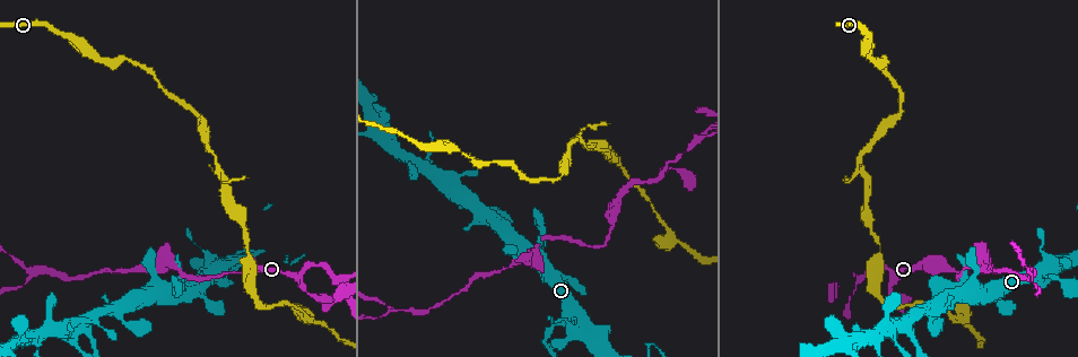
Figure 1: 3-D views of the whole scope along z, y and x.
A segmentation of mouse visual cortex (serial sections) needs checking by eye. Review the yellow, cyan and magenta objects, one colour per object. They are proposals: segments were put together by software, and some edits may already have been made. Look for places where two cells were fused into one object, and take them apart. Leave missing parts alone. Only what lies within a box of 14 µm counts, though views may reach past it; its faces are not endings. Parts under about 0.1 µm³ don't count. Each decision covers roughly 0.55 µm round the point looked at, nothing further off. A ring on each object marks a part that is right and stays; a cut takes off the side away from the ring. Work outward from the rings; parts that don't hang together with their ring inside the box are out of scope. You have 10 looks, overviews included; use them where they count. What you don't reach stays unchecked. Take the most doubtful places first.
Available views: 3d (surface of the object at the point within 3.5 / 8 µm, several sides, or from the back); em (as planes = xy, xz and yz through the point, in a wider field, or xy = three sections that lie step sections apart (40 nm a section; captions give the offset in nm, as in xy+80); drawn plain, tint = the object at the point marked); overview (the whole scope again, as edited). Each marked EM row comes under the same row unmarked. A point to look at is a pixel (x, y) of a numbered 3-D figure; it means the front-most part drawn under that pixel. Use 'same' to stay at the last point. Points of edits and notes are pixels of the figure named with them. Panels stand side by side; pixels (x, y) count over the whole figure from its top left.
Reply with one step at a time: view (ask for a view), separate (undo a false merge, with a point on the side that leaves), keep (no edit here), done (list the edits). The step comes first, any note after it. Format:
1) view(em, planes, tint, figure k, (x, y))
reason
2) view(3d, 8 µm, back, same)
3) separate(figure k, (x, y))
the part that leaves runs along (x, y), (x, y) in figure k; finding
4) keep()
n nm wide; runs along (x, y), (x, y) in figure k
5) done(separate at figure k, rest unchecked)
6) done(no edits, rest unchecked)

view(3d, 3.5 µm, figure 1, (534, 258))
abrupt turn

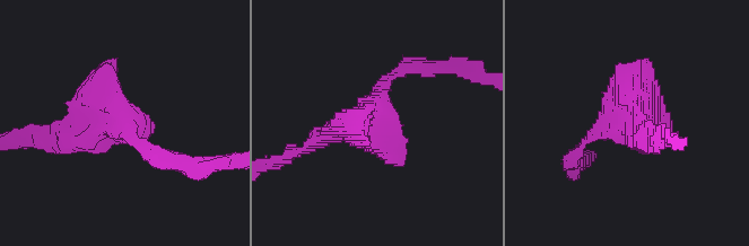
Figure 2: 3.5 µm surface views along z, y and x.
view(em, xy, step 5, tint, figure 2, (109, 122))

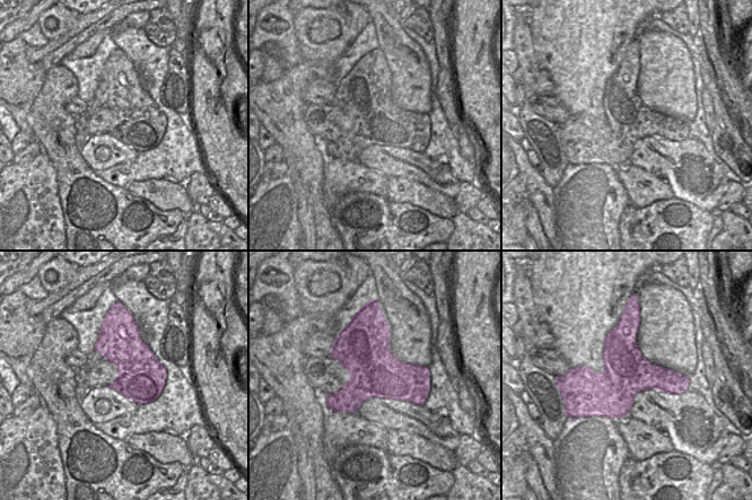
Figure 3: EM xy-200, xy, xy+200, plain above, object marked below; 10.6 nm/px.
view(em, xy, step 2, tint, same)
cut it another way

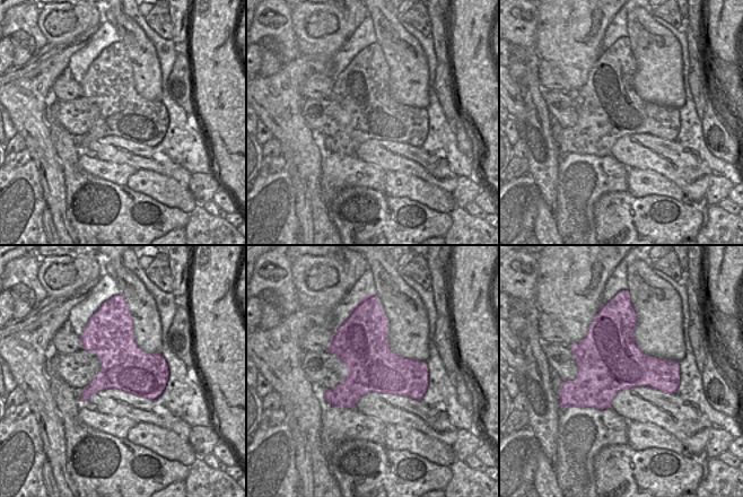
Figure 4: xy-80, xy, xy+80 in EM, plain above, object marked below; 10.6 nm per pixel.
keep()
550 nm wide; runs along (401, 70), (359, 128), (301, 151) in figure 2; all the same cell

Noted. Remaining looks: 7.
view(3d, 8 µm, figure 1, (33, 275))
three arms meet

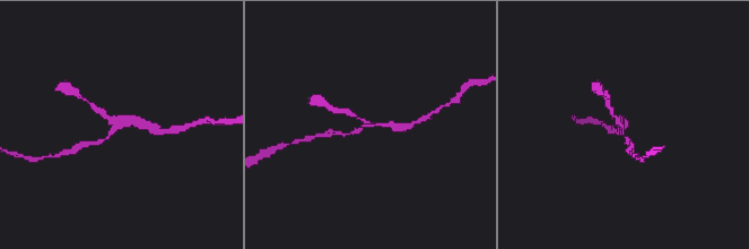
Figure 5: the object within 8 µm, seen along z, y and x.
view(3d, 3.5 µm, figure 5, (373, 124))

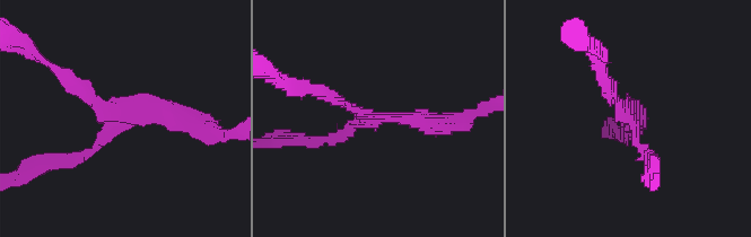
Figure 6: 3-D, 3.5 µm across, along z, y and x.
keep()
3 arms; runs along (198, 125), (115, 119), (63, 77) in figure 6; all the same cell

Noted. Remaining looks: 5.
view(3d, 3.5 µm, figure 1, (699, 140))
branch point

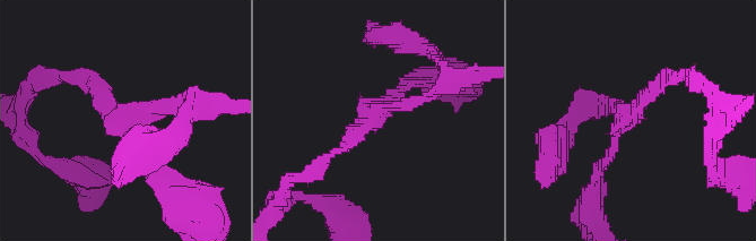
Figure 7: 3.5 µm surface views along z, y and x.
view(em, xy, step 3, tint, figure 7, (374, 113))
3 arms; arms of 150, 150, 200 nm

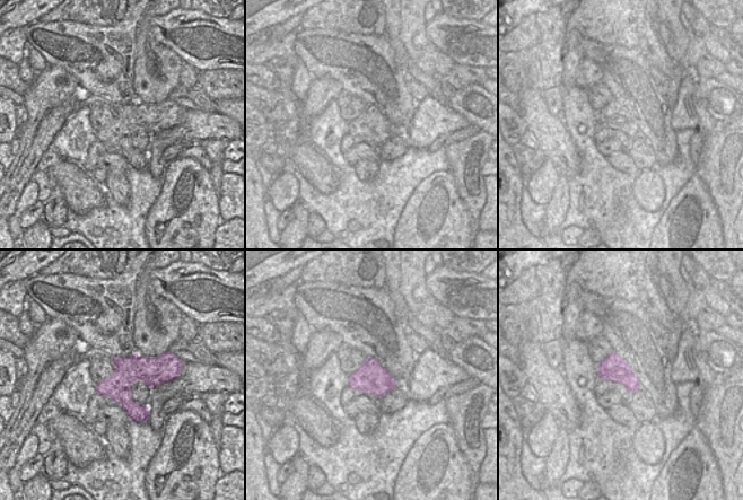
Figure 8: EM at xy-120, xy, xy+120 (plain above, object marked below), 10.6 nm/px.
view(em, xy, step 2, tint, same)

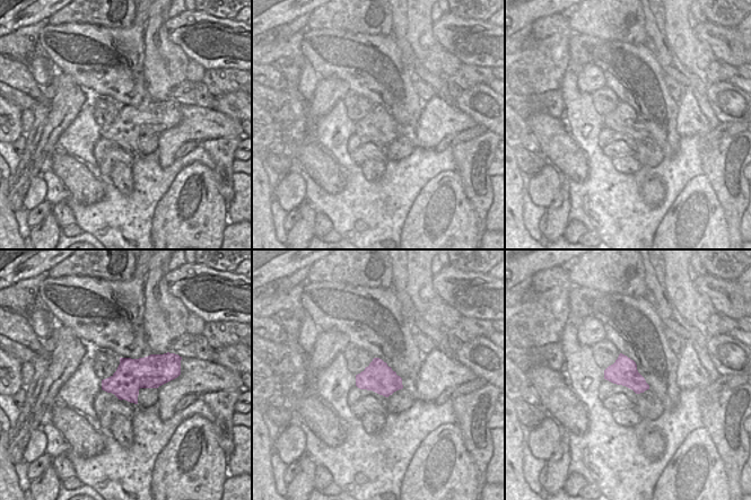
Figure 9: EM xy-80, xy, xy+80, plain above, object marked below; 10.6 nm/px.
keep()
runs along (76, 76), (118, 111), (156, 177) in figure 7; continuous, no second cell

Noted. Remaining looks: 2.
done(no edits, rest unchecked)

